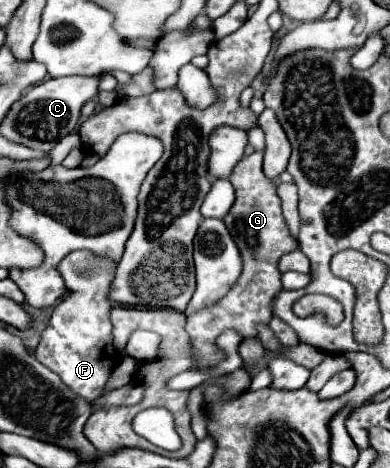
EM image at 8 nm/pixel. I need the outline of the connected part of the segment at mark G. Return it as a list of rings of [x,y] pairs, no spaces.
[[[253,152],[243,156],[243,160],[235,166],[233,176],[229,178],[235,188],[235,202],[223,222],[227,224],[235,244],[239,246],[243,258],[241,280],[231,288],[225,300],[213,304],[213,308],[205,308],[187,318],[187,332],[193,348],[193,370],[207,370],[227,358],[227,354],[217,346],[217,336],[225,330],[235,330],[243,340],[257,338],[257,326],[269,324],[271,320],[271,302],[283,290],[281,272],[277,262],[283,254],[293,252],[297,242],[291,238],[289,228],[281,216],[281,200],[277,196],[277,186],[263,174],[263,152]]]

